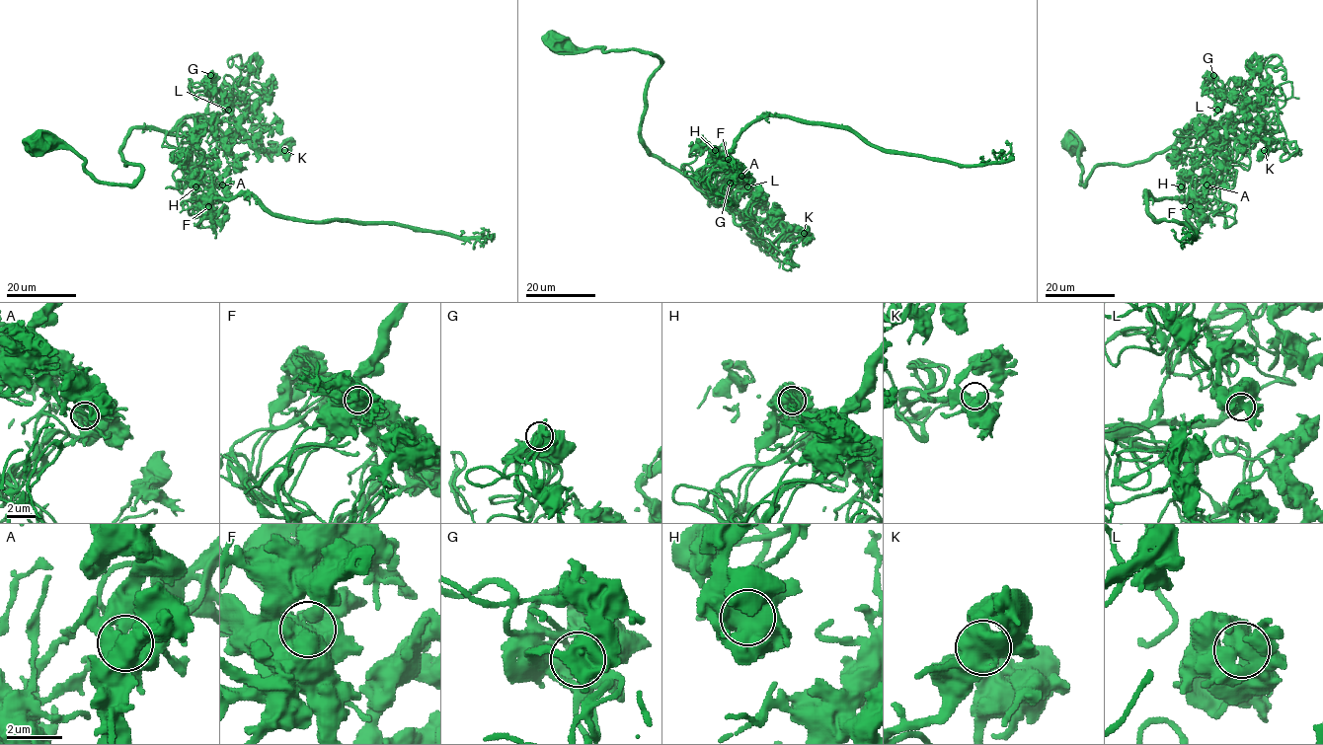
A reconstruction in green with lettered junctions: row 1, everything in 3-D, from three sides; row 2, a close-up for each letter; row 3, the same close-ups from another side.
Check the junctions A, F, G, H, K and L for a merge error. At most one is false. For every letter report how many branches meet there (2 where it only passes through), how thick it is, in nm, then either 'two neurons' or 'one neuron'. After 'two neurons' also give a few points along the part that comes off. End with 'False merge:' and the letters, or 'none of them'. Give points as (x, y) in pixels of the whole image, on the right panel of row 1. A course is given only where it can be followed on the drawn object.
A: 1 branches meet; 800 nm thick; one neuron
F: 1 branches meet; 1150 nm thick; two neurons; foreign part runs (1190, 206), (1176, 199), (1146, 195), (1147, 210), (1157, 221), (1184, 223), (1196, 234), (1177, 240), (1171, 230)
G: 1 branches meet; 1050 nm thick; one neuron
H: 1 branches meet; 1200 nm thick; one neuron
K: 1 branches meet; 1000 nm thick; one neuron
L: 1 branches meet; 950 nm thick; one neuron
False merge: F

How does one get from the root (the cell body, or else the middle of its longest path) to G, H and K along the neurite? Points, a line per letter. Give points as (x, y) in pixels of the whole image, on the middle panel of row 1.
G: (559, 41), (577, 51), (655, 55), (644, 145), (735, 214), (729, 200), (738, 185), (730, 183)
H: (559, 41), (577, 51), (641, 49), (661, 60), (646, 91), (640, 138), (710, 197), (701, 174), (715, 150)
K: (559, 41), (577, 51), (655, 55), (661, 65), (646, 91), (644, 145), (783, 255), (804, 233)

